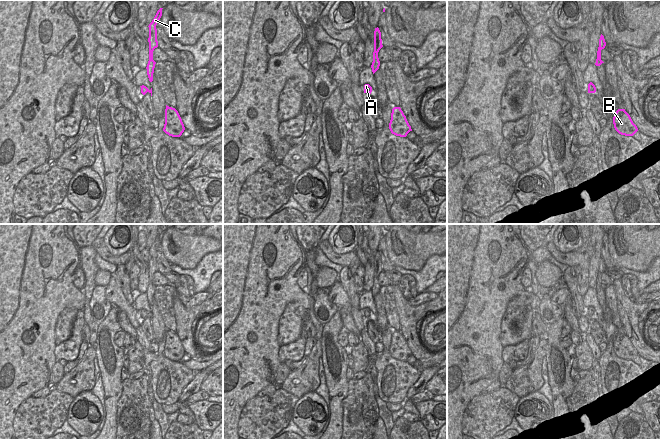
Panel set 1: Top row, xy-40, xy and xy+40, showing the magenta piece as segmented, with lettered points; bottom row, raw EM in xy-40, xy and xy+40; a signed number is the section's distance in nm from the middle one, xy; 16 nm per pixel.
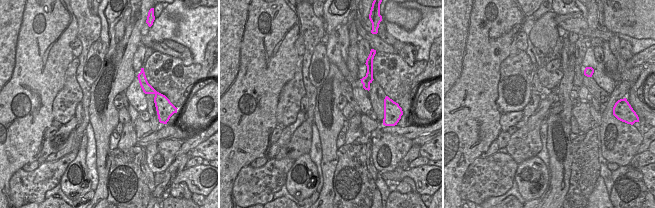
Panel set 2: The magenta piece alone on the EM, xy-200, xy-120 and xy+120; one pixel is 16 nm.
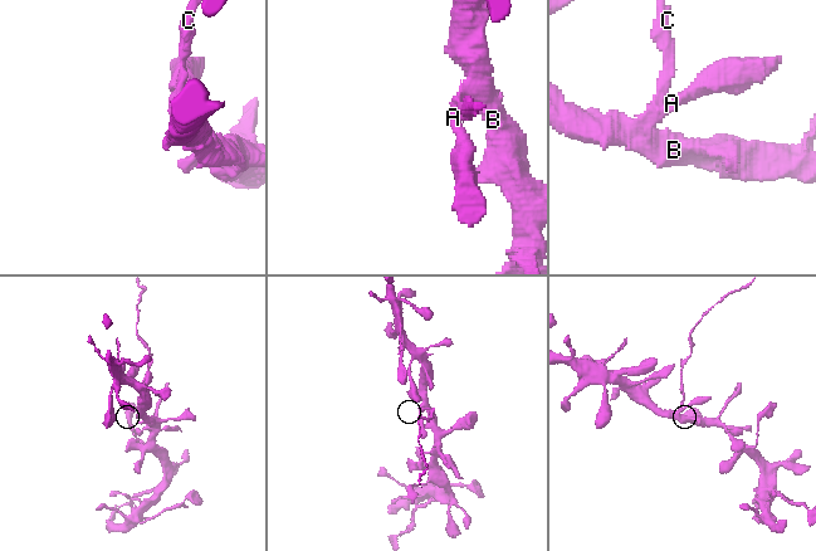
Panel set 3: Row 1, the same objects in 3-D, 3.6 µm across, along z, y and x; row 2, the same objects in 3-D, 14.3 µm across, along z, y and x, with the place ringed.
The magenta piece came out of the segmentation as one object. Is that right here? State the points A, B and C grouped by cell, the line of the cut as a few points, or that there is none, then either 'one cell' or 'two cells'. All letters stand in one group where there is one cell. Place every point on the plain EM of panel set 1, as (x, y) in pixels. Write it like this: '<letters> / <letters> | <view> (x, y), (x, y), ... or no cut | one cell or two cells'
A B / C | xy-40 (152, 277), (149, 282) | two cells

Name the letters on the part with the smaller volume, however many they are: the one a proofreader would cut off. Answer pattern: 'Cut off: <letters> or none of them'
Cut off: C

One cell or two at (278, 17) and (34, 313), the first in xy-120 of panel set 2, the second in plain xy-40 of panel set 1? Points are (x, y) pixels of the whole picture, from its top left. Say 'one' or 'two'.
one

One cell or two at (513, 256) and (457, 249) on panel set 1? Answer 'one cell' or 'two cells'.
one cell

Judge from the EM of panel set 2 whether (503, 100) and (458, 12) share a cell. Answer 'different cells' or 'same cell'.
different cells

